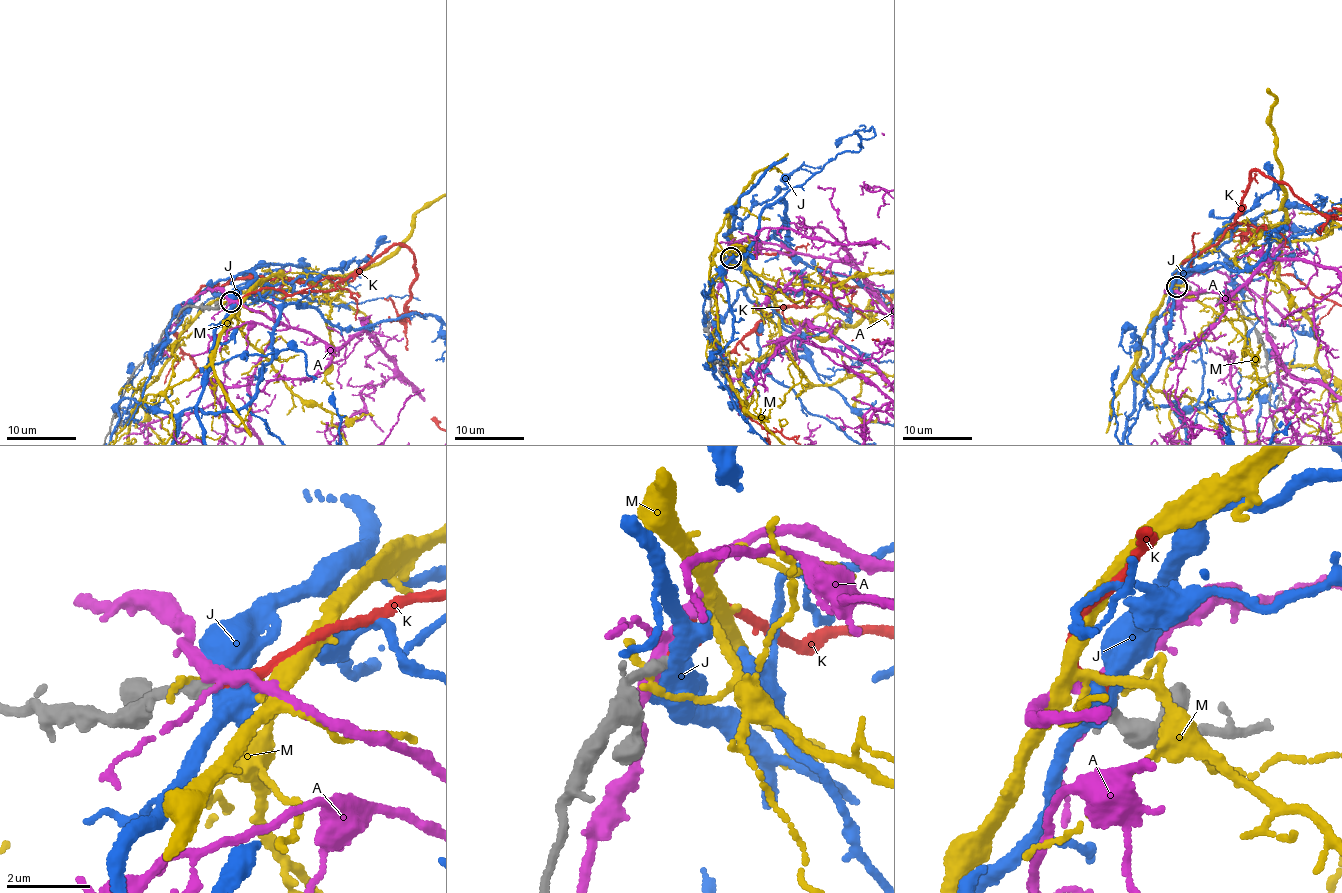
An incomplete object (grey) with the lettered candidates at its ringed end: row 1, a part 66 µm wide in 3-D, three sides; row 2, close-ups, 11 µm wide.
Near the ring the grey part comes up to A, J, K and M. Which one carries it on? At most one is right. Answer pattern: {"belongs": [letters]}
{"belongs": ["K"]}

